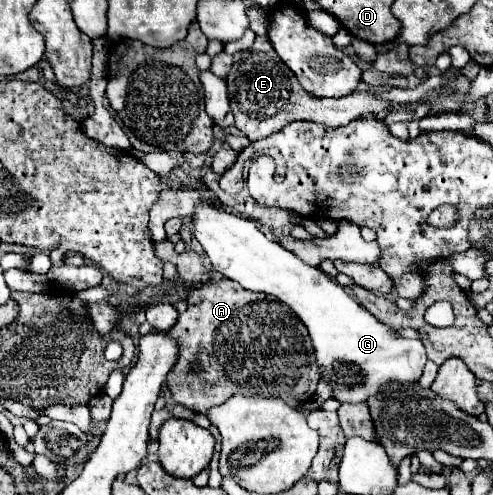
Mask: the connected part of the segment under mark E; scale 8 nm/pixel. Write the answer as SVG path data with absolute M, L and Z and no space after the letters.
M256 38L250 50L238 52L234 56L232 70L226 76L226 84L230 94L230 106L234 112L234 122L240 128L240 132L250 138L250 142L266 138L296 120L312 120L336 128L336 126L346 126L348 122L362 116L382 114L382 112L388 114L398 110L394 102L382 98L384 94L382 90L352 92L344 98L316 98L306 94L298 84L294 72L274 52L268 38Z

